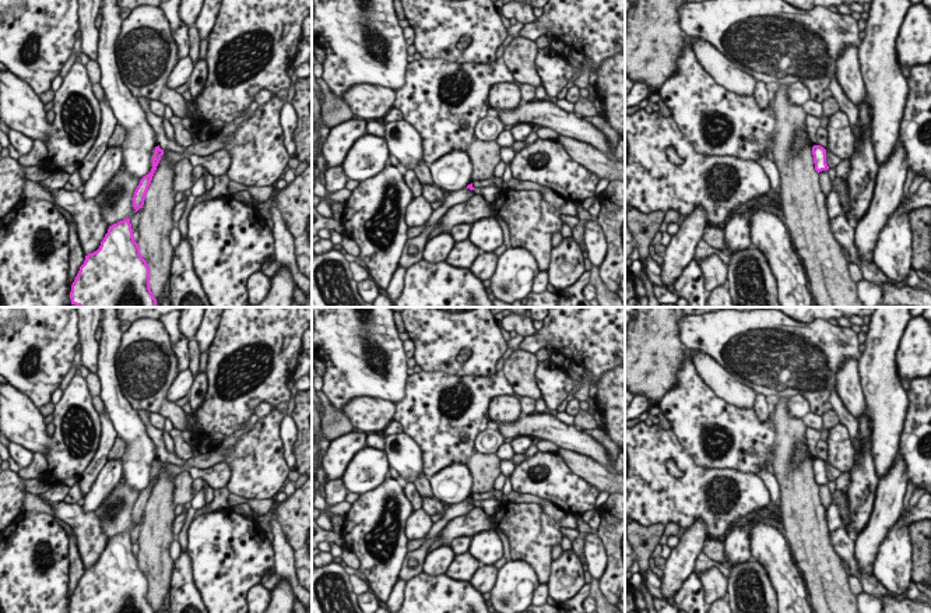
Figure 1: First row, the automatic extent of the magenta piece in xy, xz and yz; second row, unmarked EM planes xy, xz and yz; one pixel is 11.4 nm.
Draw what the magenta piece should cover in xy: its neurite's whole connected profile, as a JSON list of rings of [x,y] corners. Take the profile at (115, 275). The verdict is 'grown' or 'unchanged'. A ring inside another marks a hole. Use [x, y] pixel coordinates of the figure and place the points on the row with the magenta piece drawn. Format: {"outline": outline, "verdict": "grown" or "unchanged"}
{"outline": [[[130,218],[109,226],[96,251],[85,256],[71,285],[71,304],[78,307],[157,307],[150,289],[150,267],[134,242]]], "verdict": "unchanged"}

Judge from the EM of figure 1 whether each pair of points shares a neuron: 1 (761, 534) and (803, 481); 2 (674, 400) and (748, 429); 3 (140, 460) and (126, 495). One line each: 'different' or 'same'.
1: different
2: same
3: different

